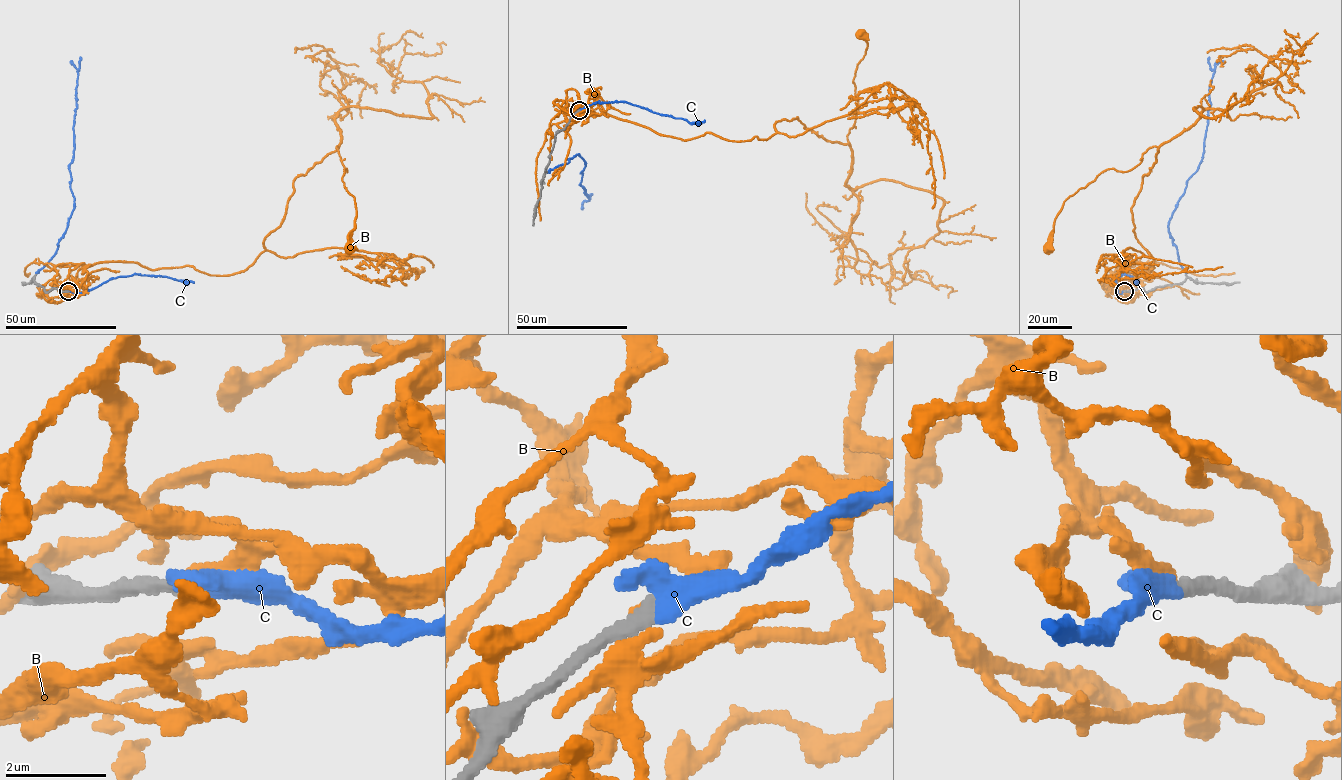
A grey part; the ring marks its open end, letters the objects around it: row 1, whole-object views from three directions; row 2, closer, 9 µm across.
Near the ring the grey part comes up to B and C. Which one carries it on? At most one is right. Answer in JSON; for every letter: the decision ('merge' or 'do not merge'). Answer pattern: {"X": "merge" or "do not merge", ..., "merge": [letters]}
{"B": "do not merge", "C": "merge", "merge": ["C"]}

